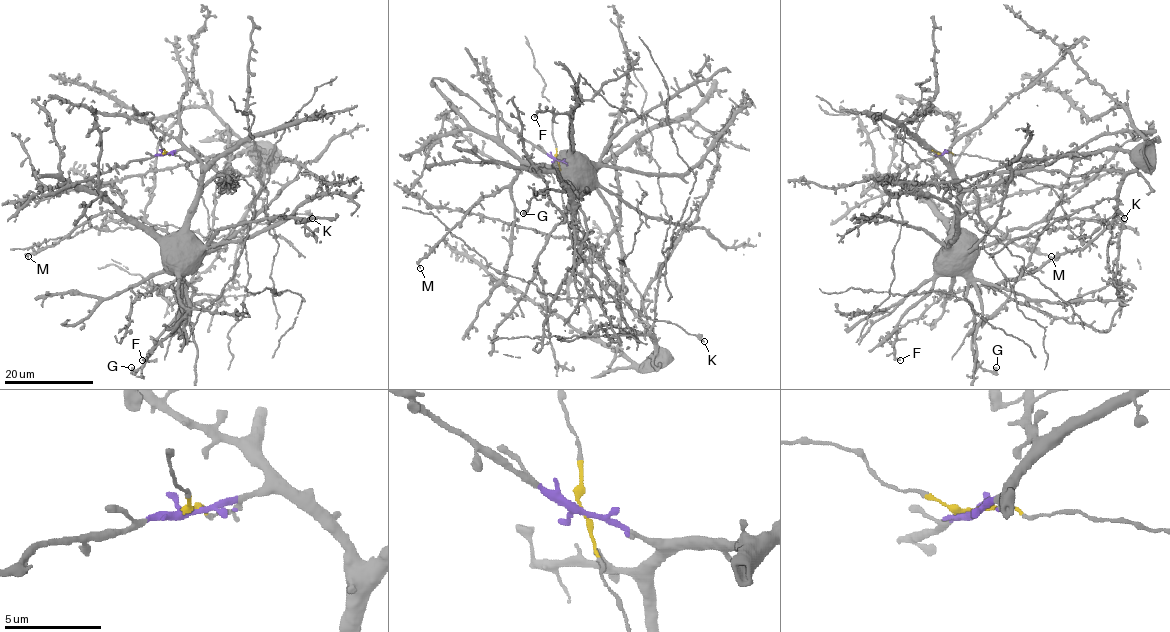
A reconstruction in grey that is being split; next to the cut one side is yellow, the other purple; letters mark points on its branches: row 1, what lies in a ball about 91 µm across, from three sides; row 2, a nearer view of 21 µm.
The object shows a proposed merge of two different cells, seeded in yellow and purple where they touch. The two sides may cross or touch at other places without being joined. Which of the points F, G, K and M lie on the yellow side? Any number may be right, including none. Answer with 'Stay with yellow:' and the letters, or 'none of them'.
Stay with yellow: K

